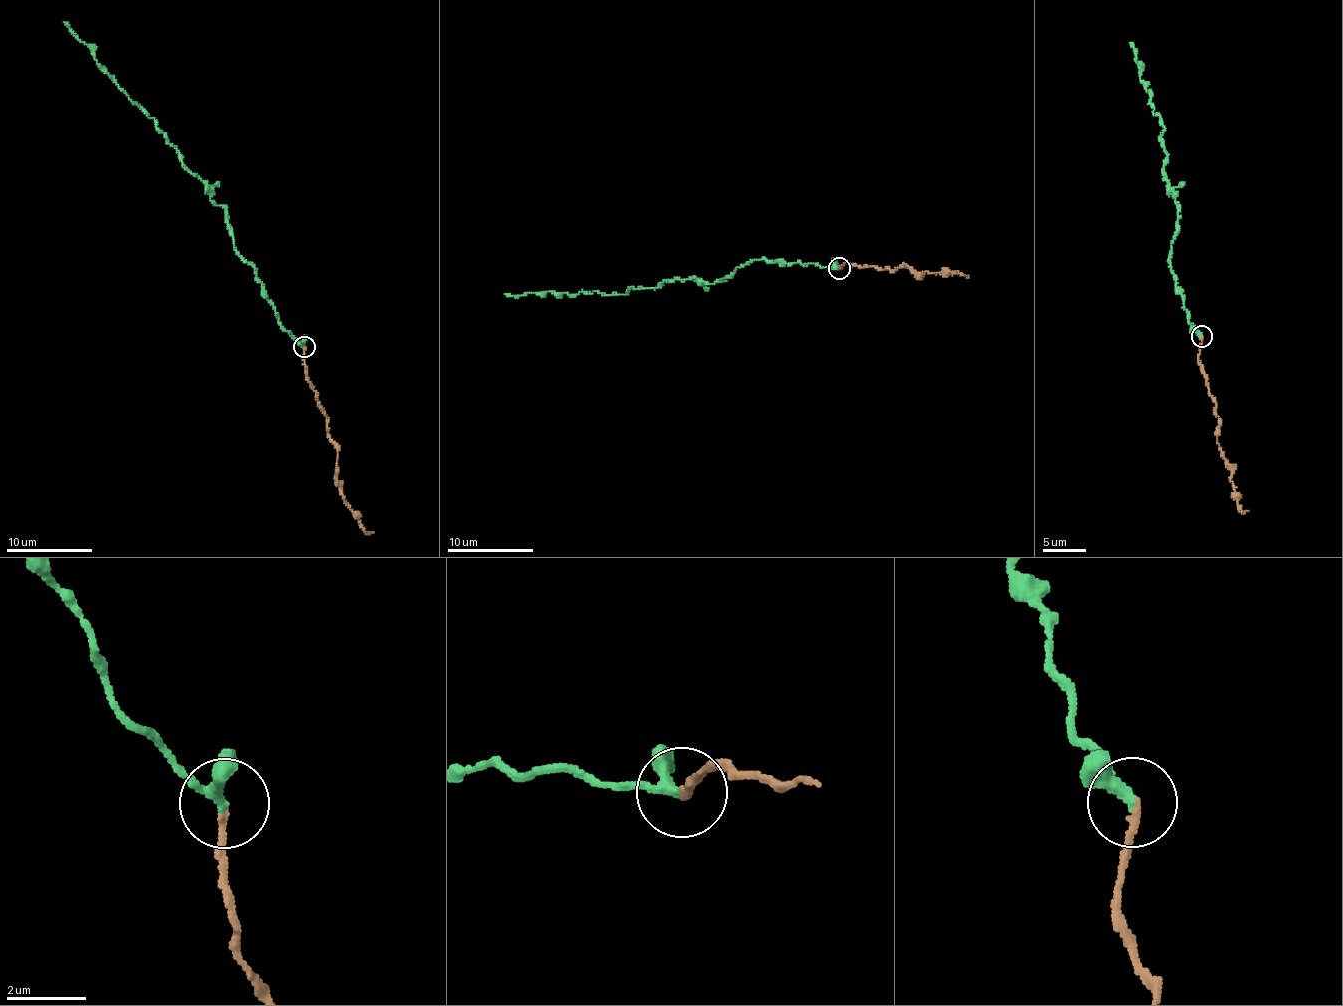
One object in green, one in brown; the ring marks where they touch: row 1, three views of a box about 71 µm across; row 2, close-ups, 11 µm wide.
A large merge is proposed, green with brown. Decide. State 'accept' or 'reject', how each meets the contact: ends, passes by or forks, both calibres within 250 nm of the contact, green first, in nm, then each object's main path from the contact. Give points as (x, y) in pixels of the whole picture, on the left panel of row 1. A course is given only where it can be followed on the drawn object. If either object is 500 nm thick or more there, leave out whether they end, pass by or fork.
accept; green passes by; brown ends; calibres 220 and 160 nm; course green (303, 347), (281, 324), (264, 284), (234, 245), (227, 212), (211, 201), (154, 120), (64, 22); course brown (303, 347), (307, 375), (337, 450), (342, 498), (362, 527), (373, 532)

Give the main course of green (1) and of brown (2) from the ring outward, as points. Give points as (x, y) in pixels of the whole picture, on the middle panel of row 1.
1: (838, 269), (752, 260), (705, 284), (666, 280), (626, 294), (505, 294)
2: (838, 269), (849, 262), (861, 267), (891, 270), (906, 264), (920, 274), (926, 271), (955, 271), (968, 277)

